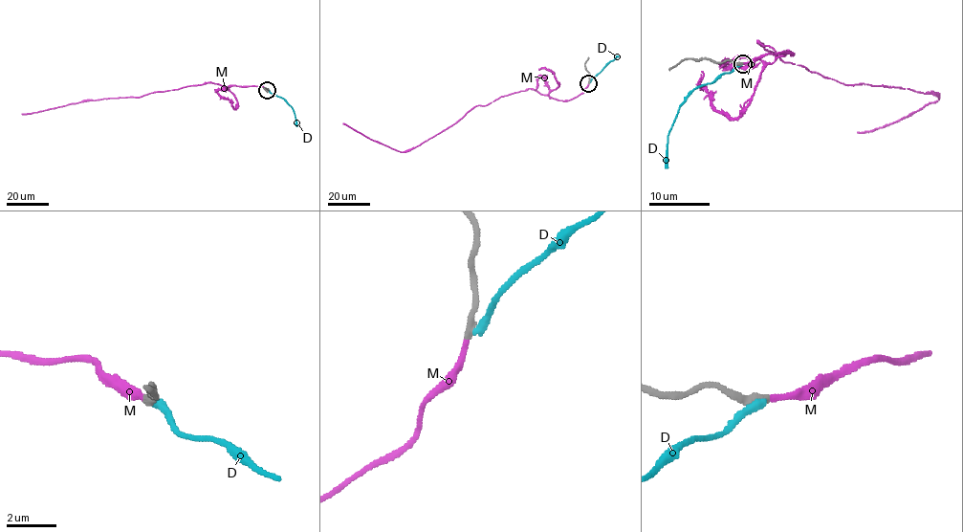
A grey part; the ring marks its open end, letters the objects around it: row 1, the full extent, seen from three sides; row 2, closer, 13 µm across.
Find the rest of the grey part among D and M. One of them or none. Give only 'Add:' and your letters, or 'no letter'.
Add: M

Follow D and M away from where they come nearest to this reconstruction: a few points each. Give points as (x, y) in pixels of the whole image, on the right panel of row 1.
D: (739, 64), (733, 72), (721, 74), (711, 82), (699, 85), (681, 105), (668, 134), (668, 167)
M: (743, 63), (791, 53), (777, 55), (761, 43), (783, 61), (842, 84), (938, 98), (858, 133)

